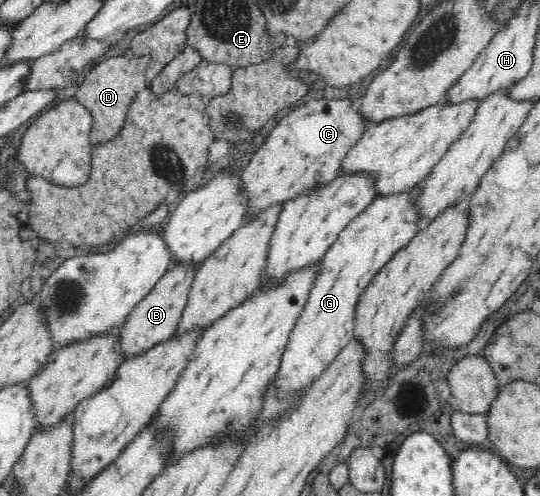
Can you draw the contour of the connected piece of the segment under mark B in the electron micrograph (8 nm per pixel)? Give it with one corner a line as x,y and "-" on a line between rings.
173,263
171,268
155,284
155,287
132,309
125,323
119,327
120,345
123,346
124,360
128,360
135,354
148,350
150,346
164,342
175,335
177,325
180,324
181,317
184,315
189,290
198,268
198,263

